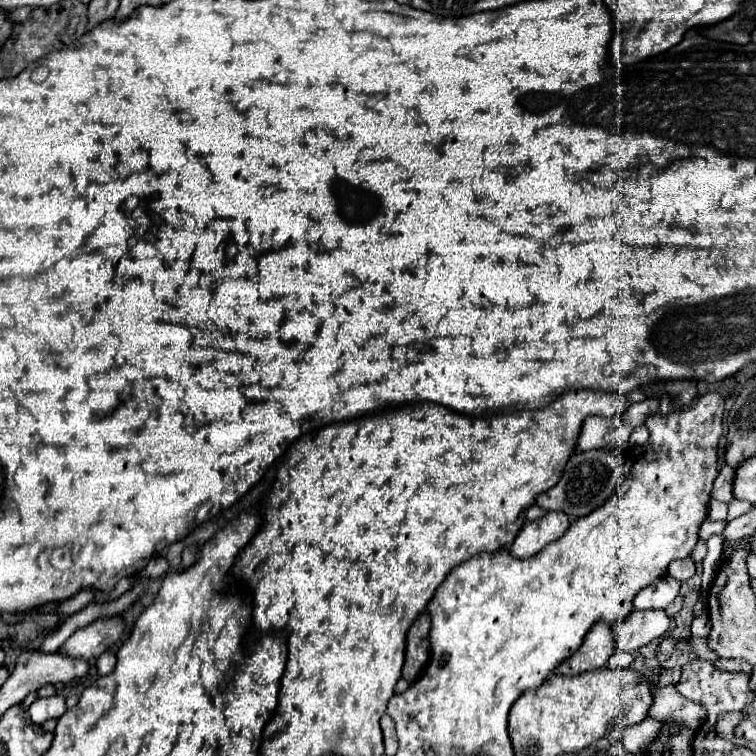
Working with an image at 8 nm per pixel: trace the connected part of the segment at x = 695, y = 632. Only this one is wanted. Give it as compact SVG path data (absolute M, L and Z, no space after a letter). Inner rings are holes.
M707 616L694 618L691 624L691 635L694 637L707 637L711 629L711 624Z

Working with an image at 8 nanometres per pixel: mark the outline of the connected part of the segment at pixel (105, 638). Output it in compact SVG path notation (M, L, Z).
M119 618L97 620L91 626L85 626L77 630L73 636L69 636L57 652L67 658L95 660L99 654L103 654L111 644L119 640L121 632L123 632L123 622Z

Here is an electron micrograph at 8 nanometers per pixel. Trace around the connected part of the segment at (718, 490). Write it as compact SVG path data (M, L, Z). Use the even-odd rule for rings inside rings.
M723 466L715 484L713 484L713 490L711 490L711 498L715 500L721 500L721 502L729 502L733 498L731 494L731 486L733 486L733 476L735 476L735 468L731 466Z

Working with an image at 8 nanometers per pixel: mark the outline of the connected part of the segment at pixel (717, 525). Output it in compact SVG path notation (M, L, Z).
M705 520L705 522L701 524L699 536L701 536L703 540L707 540L707 538L711 538L713 534L721 534L723 528L725 528L725 522L709 522L709 520Z

